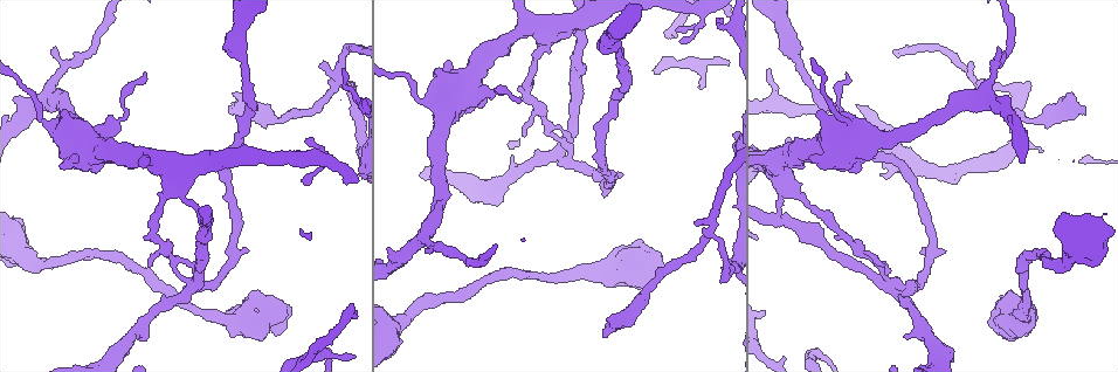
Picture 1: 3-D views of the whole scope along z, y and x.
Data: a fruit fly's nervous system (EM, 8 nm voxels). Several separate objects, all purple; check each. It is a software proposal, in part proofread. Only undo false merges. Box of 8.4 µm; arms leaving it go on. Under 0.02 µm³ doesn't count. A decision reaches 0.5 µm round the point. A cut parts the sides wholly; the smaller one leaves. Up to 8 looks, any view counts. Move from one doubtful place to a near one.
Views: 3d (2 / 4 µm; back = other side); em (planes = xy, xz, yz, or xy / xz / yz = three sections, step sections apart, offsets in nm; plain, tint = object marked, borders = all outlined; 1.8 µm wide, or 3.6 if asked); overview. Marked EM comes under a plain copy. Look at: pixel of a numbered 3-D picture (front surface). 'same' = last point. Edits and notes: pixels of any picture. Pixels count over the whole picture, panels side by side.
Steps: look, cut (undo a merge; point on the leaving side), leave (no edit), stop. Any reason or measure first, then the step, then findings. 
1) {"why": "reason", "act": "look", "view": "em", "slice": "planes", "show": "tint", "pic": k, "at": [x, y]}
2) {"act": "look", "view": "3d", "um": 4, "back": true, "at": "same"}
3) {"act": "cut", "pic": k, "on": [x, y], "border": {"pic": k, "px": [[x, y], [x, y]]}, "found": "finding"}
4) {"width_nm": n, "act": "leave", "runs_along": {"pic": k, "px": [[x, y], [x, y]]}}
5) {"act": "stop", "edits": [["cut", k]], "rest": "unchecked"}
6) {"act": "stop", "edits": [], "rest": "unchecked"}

{"act": "look", "view": "3d", "um": 2, "back": true, "pic": 1, "at": [195, 283]}

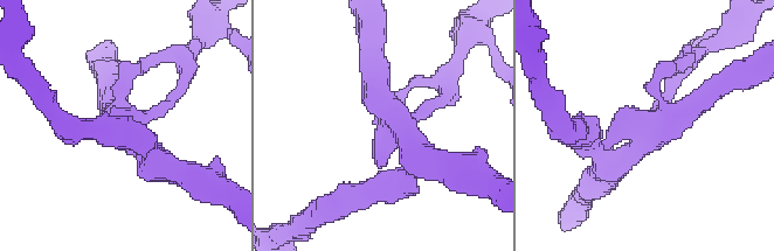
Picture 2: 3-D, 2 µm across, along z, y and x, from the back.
{"why": "need the tissue", "act": "look", "view": "em", "slice": "xy", "step": 4, "show": "tint", "pic": 2, "at": [656, 124]}

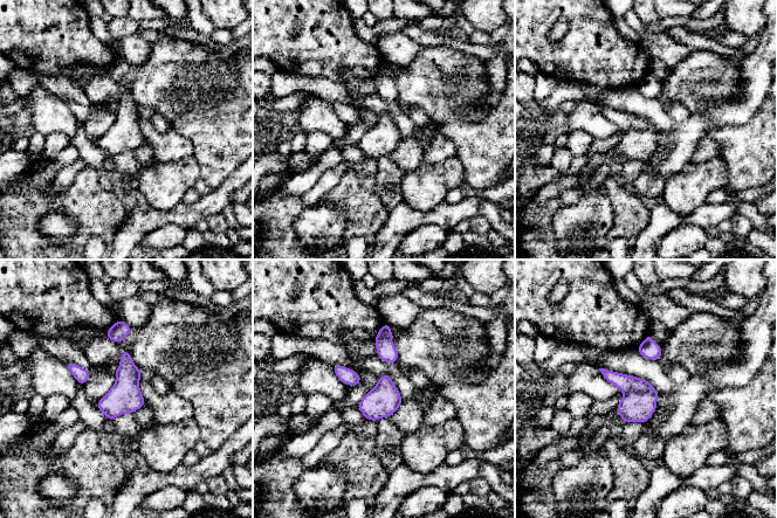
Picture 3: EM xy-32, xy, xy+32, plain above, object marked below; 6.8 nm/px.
{"act": "look", "view": "em", "slice": "yz", "step": 8, "show": "tint", "at": "same"}

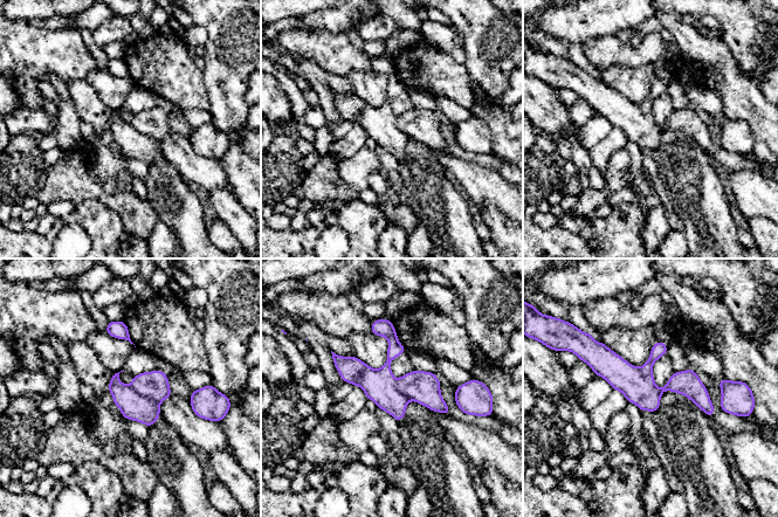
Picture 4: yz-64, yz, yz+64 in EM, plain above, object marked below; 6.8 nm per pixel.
{"act": "cut", "pic": 4, "on": [133, 406], "border": {"pic": 4, "px": [[129, 385], [158, 406]]}, "found": "two neurons meet here"}

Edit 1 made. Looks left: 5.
{"act": "look", "view": "overview"}

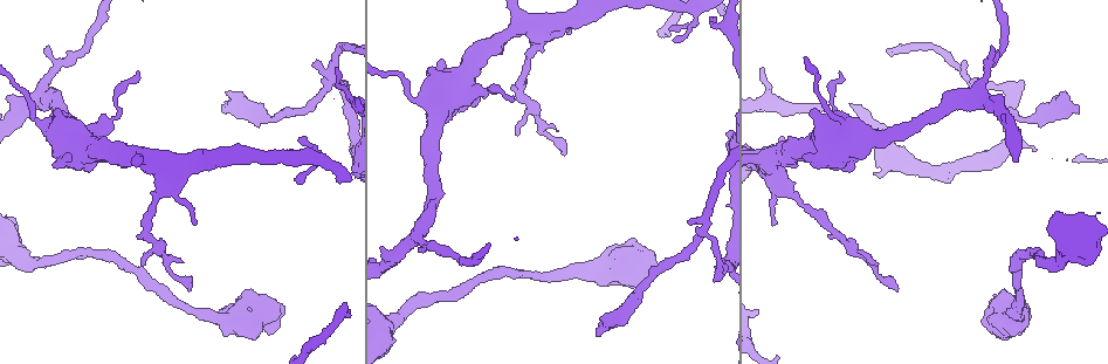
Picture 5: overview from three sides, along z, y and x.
{"why": "calibre changes", "act": "look", "view": "em", "um": 3.6, "slice": "xy", "step": 8, "show": "tint", "pic": 5, "at": [391, 320]}

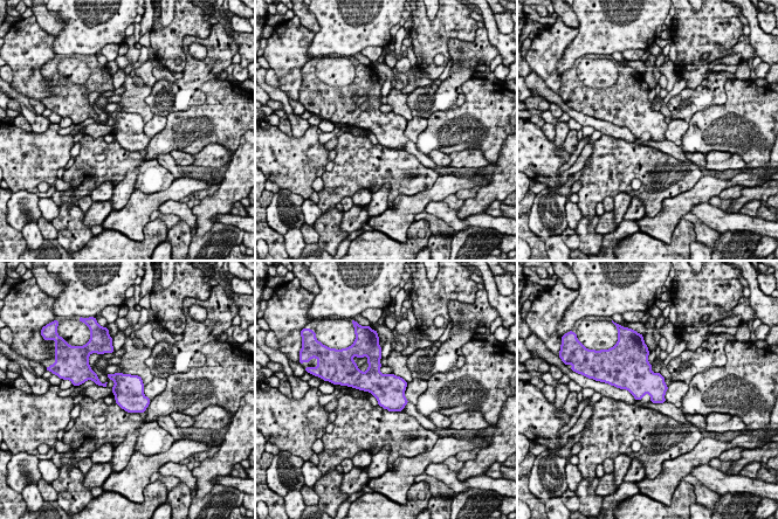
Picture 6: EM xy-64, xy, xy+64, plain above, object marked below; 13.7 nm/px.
{"act": "look", "view": "em", "um": 3.6, "slice": "planes", "show": "tint", "at": "same"}

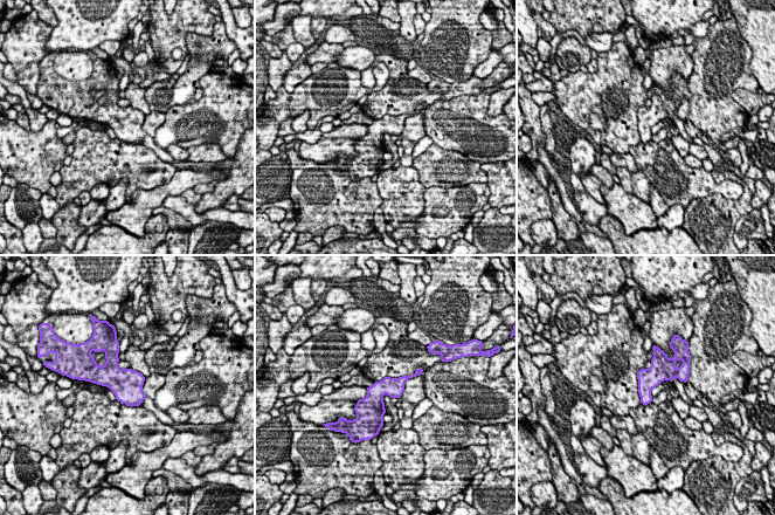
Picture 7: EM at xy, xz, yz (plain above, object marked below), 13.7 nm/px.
{"act": "leave", "found": "one neuron here"}

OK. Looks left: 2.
{"act": "stop", "edits": [["cut", 4]], "rest": "unchecked"}

